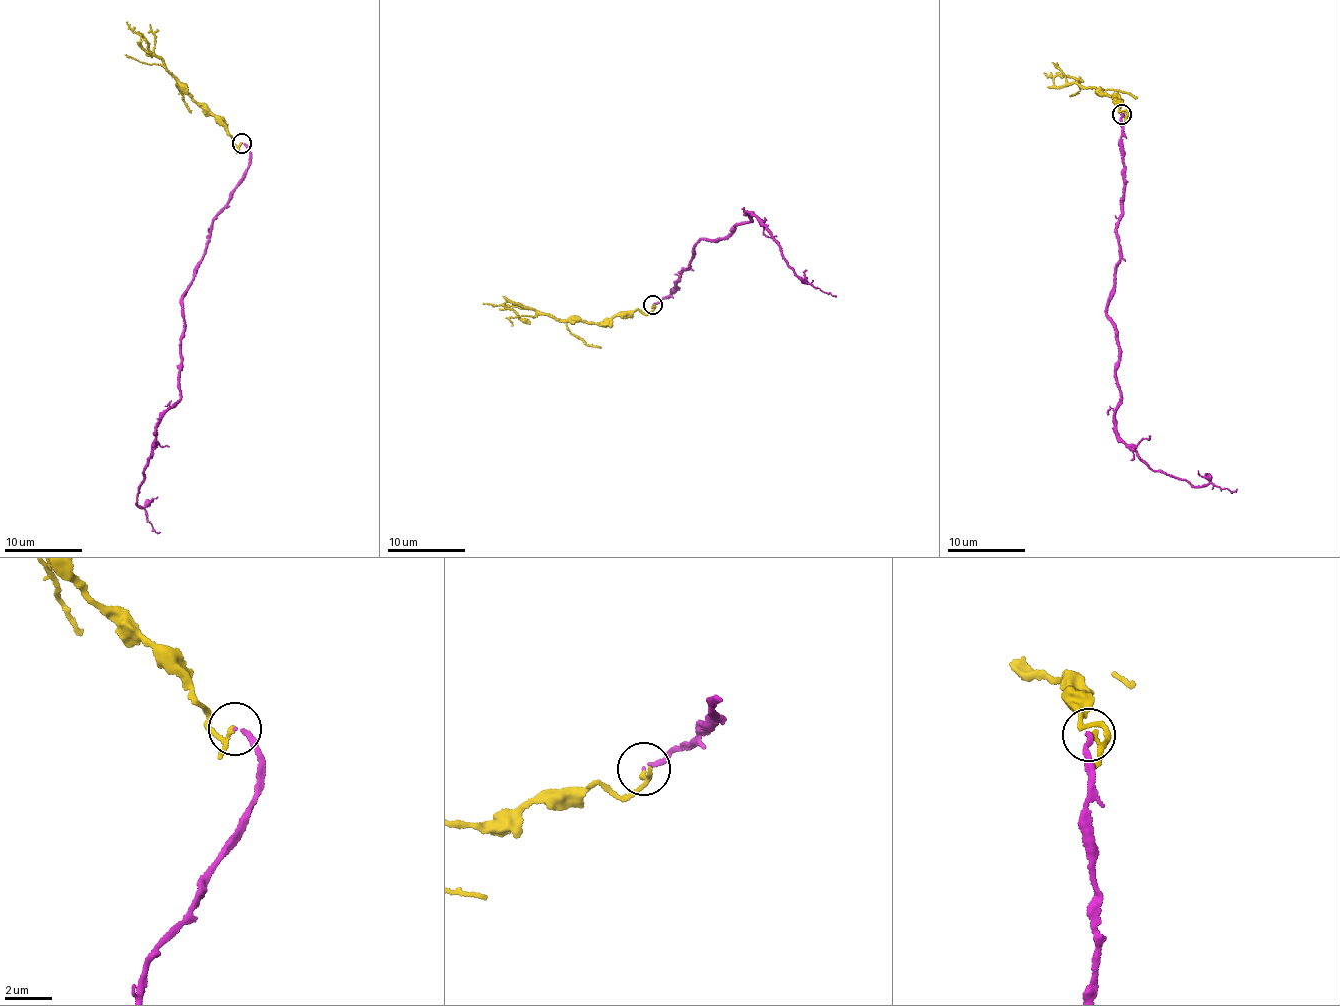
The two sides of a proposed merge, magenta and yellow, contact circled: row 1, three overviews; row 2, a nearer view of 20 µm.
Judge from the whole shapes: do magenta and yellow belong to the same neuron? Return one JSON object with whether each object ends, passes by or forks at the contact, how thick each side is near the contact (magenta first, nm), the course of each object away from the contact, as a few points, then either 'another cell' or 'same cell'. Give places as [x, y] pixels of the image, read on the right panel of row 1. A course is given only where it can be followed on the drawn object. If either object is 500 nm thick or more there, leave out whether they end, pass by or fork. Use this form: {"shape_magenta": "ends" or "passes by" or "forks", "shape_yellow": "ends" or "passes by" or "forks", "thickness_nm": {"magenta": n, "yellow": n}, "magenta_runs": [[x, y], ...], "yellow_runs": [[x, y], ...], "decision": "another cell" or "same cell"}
{"shape_magenta": "ends", "shape_yellow": "passes by", "thickness_nm": {"magenta": 180, "yellow": 150}, "magenta_runs": [[1122, 113], [1119, 261], [1107, 299], [1107, 320], [1119, 349], [1116, 435], [1151, 469], [1202, 485], [1236, 488]], "yellow_runs": [[1122, 113], [1127, 115], [1114, 95], [1102, 96], [1074, 83], [1062, 88], [1052, 78], [1068, 75], [1084, 82]], "decision": "another cell"}

